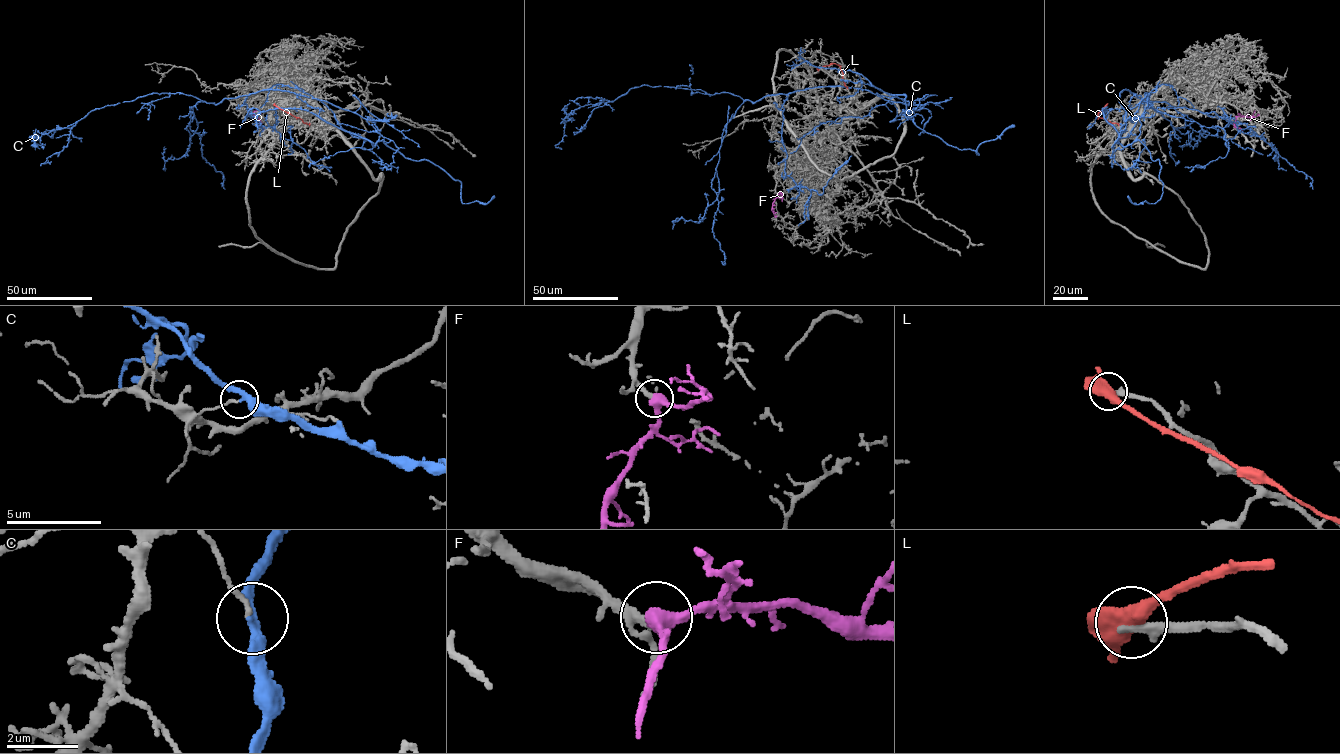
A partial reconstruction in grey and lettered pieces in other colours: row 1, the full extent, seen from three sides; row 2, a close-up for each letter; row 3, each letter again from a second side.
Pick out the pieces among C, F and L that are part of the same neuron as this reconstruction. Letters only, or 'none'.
F

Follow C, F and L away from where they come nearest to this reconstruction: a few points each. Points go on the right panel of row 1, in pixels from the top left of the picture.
C: (1156, 110), (1122, 90), (1124, 121), (1138, 118), (1141, 125), (1131, 143), (1118, 143), (1162, 84), (1193, 107)
F: (1236, 116), (1259, 115)
L: (1106, 105), (1098, 116), (1120, 123)

